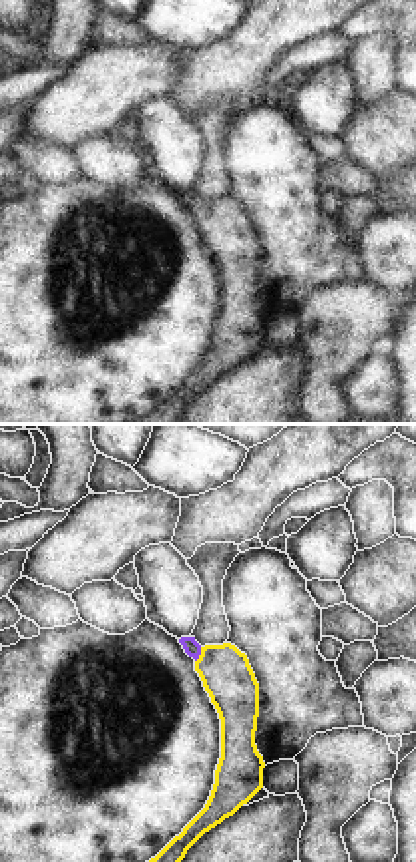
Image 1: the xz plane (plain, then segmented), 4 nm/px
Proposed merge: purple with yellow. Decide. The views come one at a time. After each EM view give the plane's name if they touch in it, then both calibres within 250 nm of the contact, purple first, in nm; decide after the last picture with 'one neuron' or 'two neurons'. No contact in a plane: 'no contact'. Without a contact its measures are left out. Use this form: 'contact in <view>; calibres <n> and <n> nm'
contact in xz; calibres 70 and 200 nm

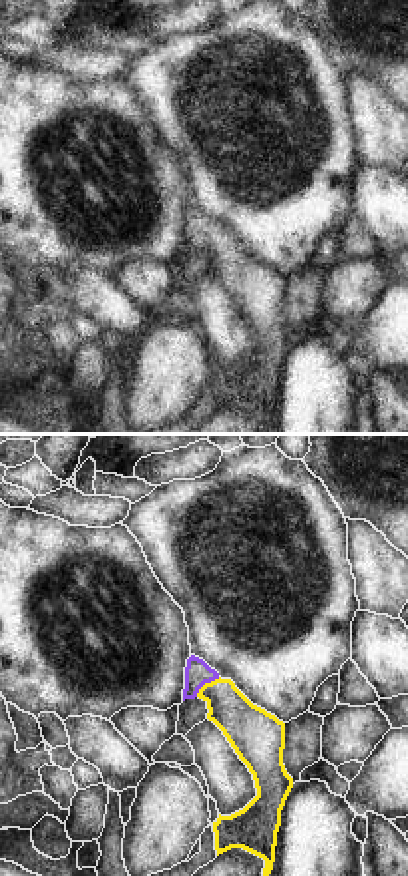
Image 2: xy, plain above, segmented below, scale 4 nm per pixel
contact in xy; calibres 100 and 190 nm

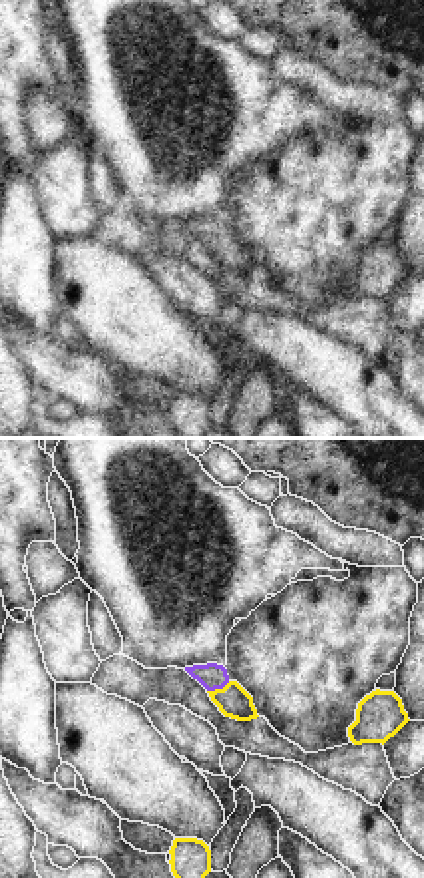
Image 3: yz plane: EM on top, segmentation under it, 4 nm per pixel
contact in yz; calibres 110 and 130 nm

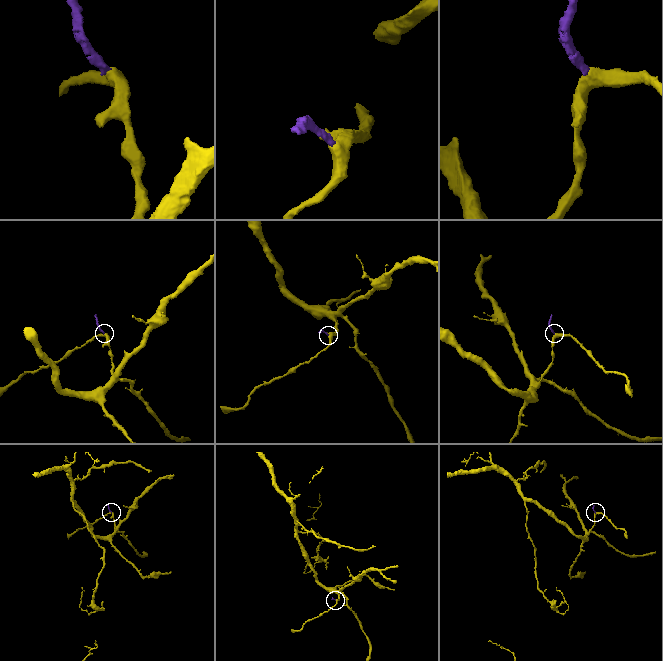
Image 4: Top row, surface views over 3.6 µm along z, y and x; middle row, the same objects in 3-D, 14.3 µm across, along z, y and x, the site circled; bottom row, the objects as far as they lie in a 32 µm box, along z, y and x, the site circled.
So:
one neuron

